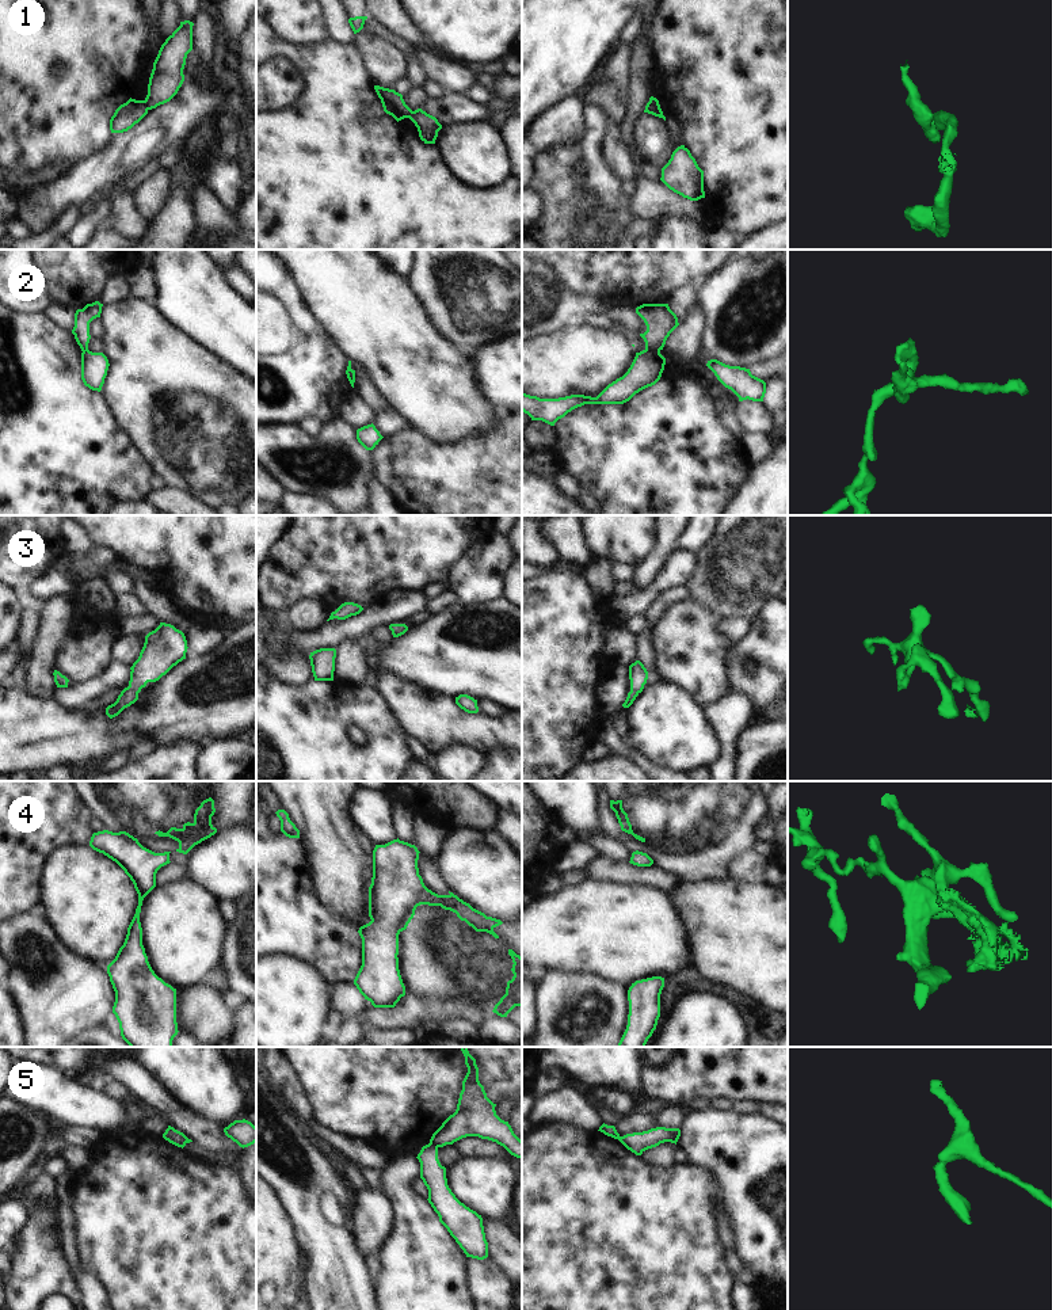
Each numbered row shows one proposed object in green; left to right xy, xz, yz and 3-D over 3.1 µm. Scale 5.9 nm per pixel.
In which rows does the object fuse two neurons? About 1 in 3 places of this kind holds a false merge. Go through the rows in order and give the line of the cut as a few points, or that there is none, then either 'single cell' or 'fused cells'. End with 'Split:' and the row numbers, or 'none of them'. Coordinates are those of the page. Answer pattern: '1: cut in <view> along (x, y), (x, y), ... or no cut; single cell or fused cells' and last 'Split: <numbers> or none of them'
1: cut in xy along (143, 101), (148, 109); fused cells
2: cut in yz along (645, 349), (659, 351); fused cells
3: no cut; single cell
4: cut in xz along (435, 894), (441, 905); fused cells
5: cut in xz along (430, 1142), (437, 1147); fused cells
Split: 1, 2, 4, 5

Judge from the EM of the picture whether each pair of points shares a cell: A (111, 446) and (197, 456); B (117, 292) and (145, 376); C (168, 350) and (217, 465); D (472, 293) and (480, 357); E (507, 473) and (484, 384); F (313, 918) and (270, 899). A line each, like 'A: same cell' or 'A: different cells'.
A: different cells
B: different cells
C: same cell
D: different cells
E: different cells
F: same cell

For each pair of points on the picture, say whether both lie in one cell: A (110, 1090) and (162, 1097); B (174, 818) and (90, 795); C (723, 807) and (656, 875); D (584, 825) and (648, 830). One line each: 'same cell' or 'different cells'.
A: different cells
B: same cell
C: different cells
D: different cells

